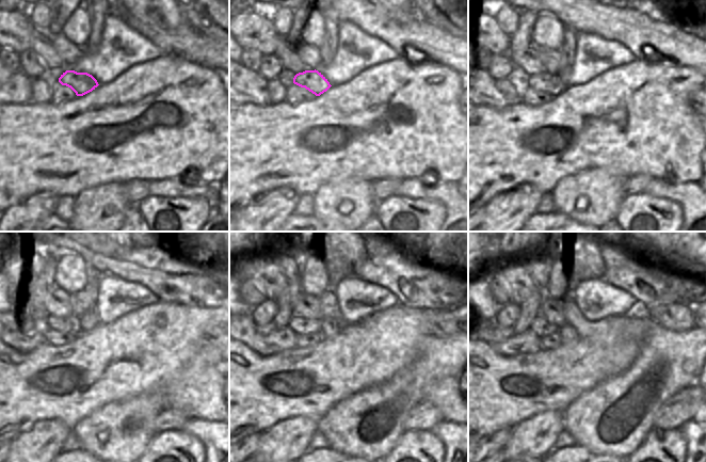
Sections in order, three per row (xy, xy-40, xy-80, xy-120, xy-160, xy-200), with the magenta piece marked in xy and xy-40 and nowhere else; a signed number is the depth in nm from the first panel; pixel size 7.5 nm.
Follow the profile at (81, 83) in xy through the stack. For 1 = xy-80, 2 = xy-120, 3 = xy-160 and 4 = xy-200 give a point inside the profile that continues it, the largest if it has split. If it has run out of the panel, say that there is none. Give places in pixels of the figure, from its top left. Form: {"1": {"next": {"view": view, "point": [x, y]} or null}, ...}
{"1": {"next": {"view": "xy-80", "point": [552, 84]}}, "2": {"next": {"view": "xy-120", "point": [67, 323]}}, "3": {"next": {"view": "xy-160", "point": [300, 325]}}, "4": {"next": {"view": "xy-200", "point": [541, 328]}}}

